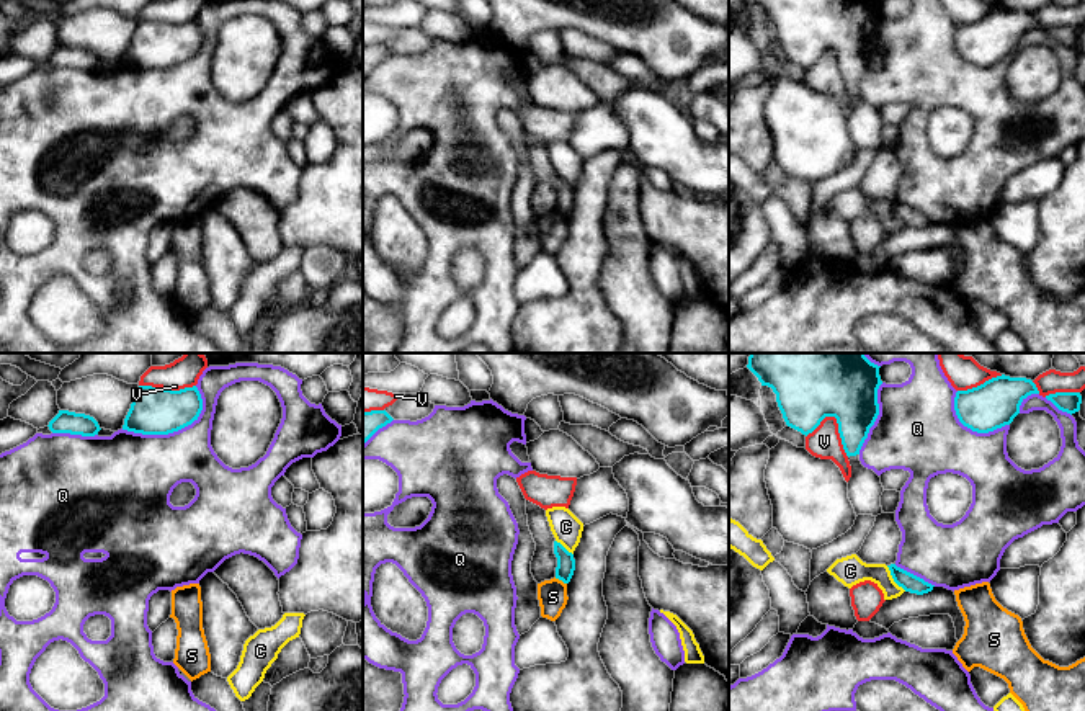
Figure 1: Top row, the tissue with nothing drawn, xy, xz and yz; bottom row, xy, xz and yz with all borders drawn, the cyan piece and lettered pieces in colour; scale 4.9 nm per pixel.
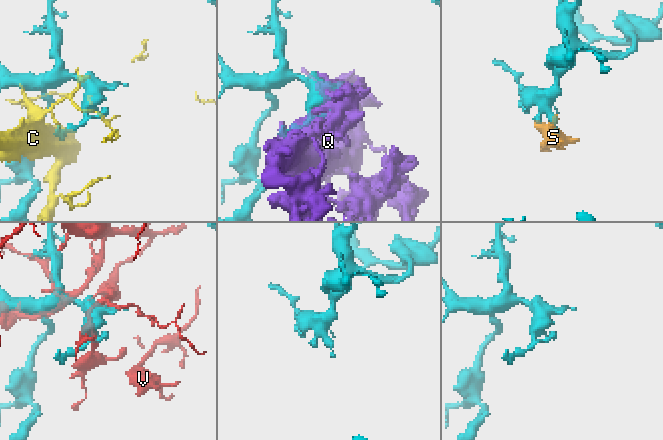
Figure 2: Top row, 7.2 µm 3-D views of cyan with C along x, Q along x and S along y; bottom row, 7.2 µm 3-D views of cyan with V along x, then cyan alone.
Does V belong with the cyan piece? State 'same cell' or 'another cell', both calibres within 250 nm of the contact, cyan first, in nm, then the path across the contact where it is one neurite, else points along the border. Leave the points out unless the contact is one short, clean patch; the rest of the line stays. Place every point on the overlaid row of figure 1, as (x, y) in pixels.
another cell | 440/160 nm

